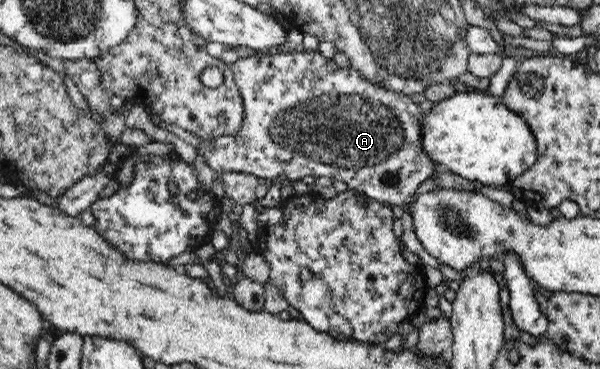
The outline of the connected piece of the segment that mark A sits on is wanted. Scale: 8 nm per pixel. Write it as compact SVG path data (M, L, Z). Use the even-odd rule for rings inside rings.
M319 50L317 52L294 52L294 53L279 53L274 56L262 55L260 53L251 55L245 58L238 58L238 60L231 65L231 71L234 73L234 82L241 93L243 99L243 107L245 107L245 116L243 116L243 124L241 130L234 136L219 136L214 139L204 140L204 143L196 148L197 153L204 154L204 158L208 165L216 172L217 175L226 172L245 172L258 176L262 181L267 182L279 175L285 175L287 183L294 183L299 181L304 176L327 176L333 181L345 182L351 189L358 192L366 193L370 199L381 201L382 203L391 203L394 205L403 206L405 202L414 194L417 187L435 172L435 163L433 159L427 155L427 151L423 149L421 143L421 122L425 113L417 103L413 102L409 95L405 93L398 93L389 91L385 87L380 86L373 81L366 80L359 72L356 72L353 67L340 68L333 59L321 55Z

